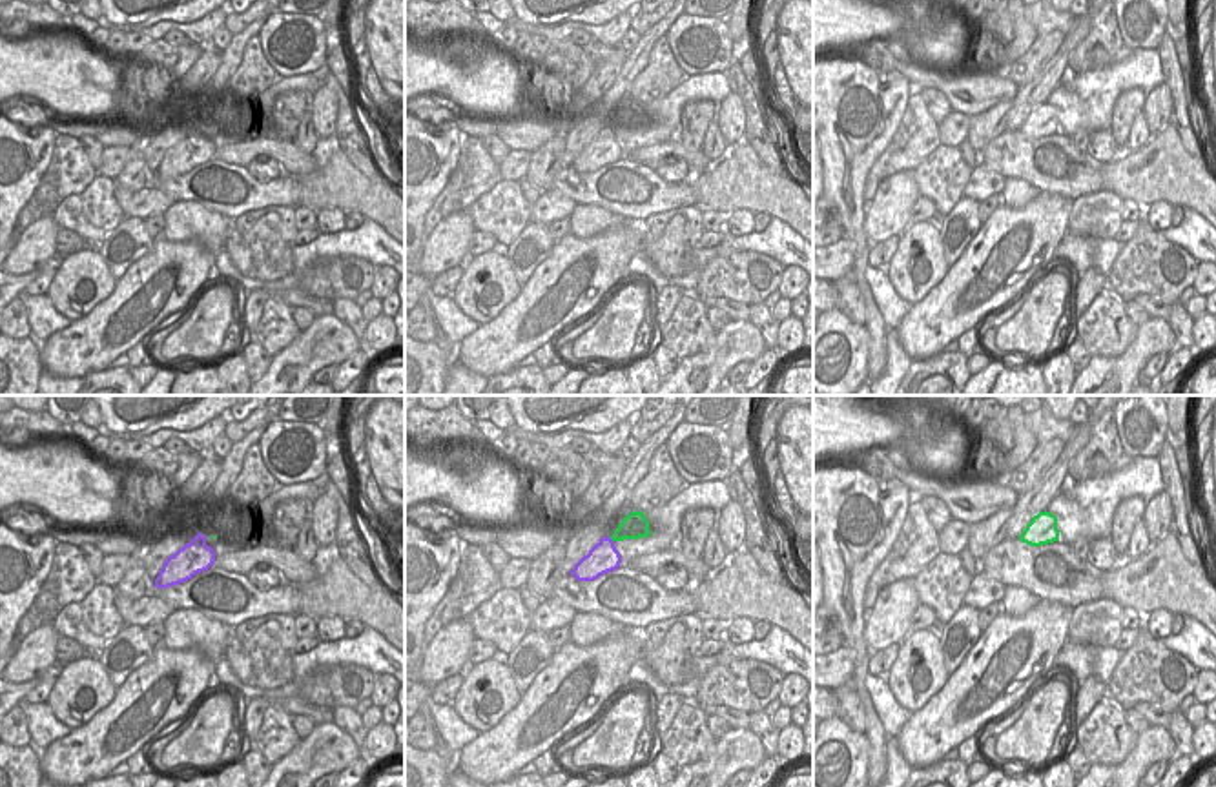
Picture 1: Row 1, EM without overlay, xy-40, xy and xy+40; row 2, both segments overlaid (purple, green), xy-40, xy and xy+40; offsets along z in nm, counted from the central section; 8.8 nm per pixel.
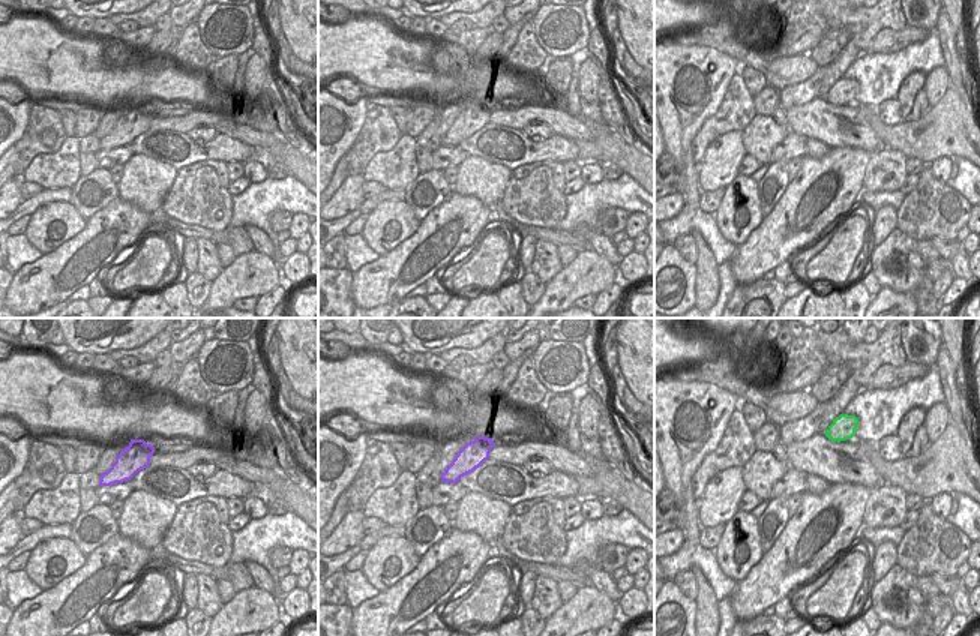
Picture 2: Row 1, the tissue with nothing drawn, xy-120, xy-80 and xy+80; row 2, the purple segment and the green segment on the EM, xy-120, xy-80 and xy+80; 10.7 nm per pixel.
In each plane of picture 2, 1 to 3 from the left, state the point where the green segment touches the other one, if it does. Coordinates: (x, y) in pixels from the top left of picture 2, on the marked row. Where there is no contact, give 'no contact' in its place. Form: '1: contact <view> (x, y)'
1: no contact
2: no contact
3: no contact

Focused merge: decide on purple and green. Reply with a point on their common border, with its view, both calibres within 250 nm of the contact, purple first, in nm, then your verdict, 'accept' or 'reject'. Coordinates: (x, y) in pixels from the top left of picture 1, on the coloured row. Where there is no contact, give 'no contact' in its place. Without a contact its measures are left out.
meets purple in xy at (611, 540); 280 nm thick on the purple side, 240 nm on the other; accept

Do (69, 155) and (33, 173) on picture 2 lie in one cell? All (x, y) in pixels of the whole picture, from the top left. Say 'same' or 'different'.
same

